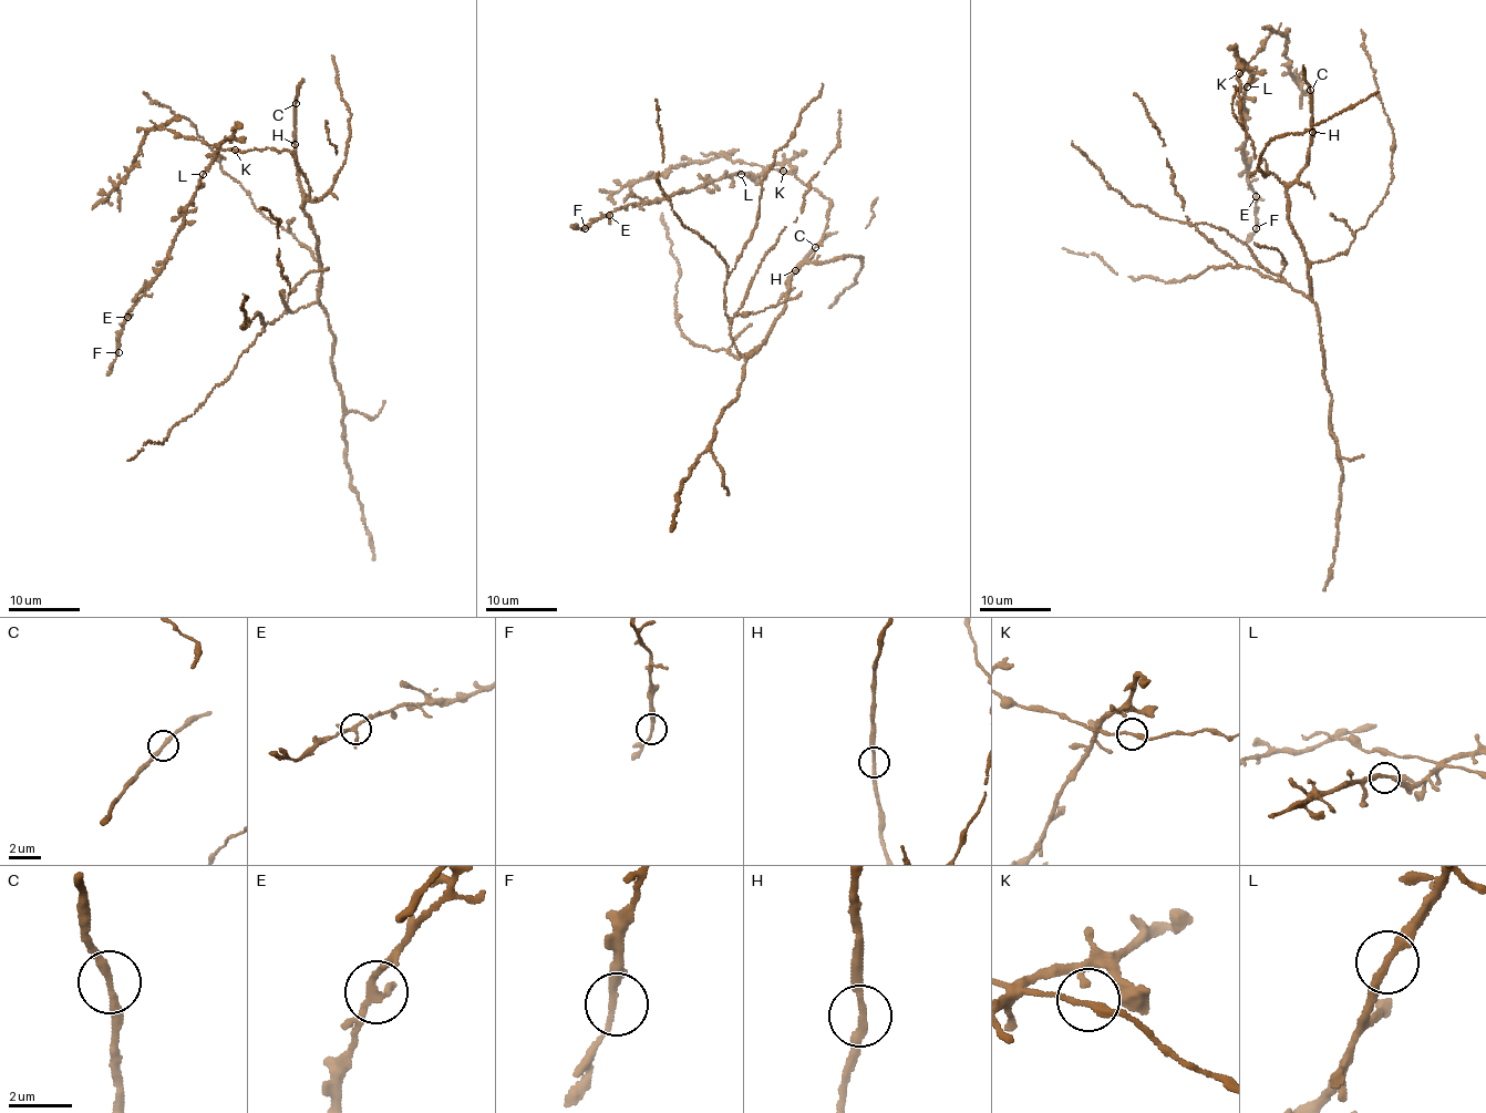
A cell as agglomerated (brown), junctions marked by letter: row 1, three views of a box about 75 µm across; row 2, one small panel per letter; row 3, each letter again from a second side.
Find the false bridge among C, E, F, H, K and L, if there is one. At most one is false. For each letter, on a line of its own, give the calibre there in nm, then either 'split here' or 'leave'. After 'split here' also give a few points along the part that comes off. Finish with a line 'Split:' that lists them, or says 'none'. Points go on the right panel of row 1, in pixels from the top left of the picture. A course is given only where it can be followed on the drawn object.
C: 240 nm | leave
E: 220 nm | leave
F: 200 nm | leave
H: 240 nm | leave
K: 240 nm | leave
L: 240 nm | leave
Split: none

